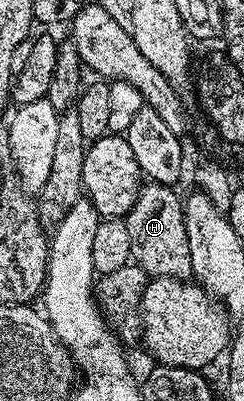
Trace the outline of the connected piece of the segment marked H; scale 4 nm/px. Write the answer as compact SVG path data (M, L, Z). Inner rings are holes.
M146 183L135 198L135 206L125 215L127 238L131 242L130 261L141 267L150 278L175 278L189 280L192 277L191 249L184 225L182 197L173 193L168 184Z

